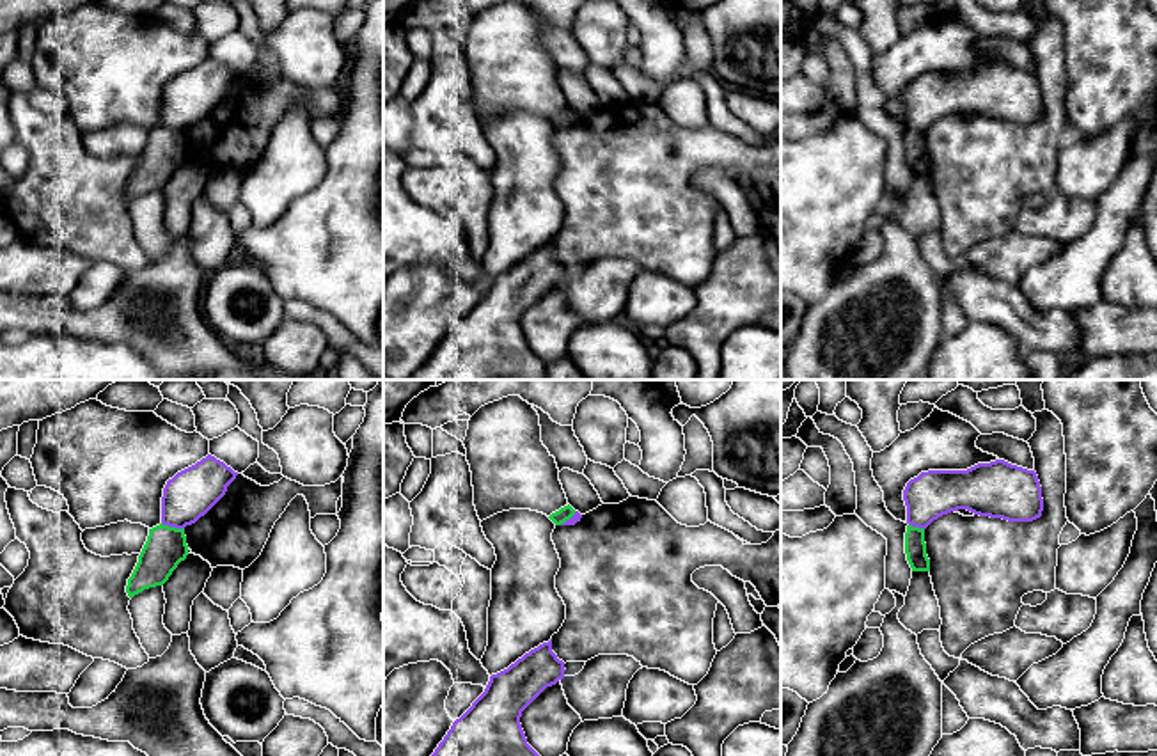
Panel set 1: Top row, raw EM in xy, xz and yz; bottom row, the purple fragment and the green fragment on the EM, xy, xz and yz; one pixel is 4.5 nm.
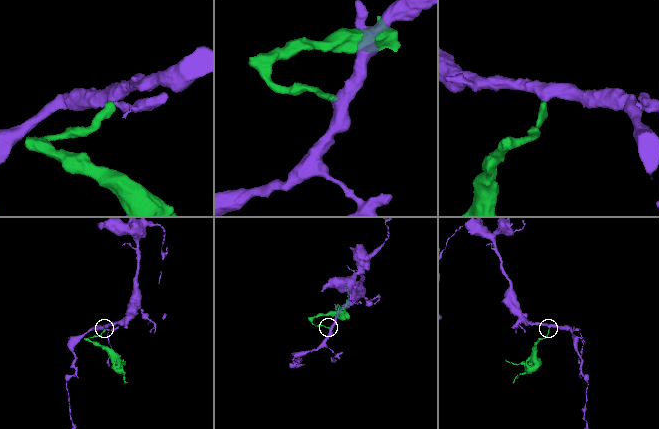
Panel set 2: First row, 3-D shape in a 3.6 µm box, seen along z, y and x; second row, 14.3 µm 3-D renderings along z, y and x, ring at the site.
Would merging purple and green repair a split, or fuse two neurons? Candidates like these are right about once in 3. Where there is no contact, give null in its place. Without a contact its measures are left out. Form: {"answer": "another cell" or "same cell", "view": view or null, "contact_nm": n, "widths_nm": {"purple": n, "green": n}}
{"answer": "another cell", "view": "xy", "contact_nm": 110, "widths_nm": {"purple": 220, "green": 190}}

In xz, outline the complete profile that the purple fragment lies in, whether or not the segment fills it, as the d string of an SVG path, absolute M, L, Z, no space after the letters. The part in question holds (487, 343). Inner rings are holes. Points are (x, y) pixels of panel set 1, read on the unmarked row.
M550 241L492 277L484 295L408 380L545 380L547 364L527 346L520 319L564 273Z

